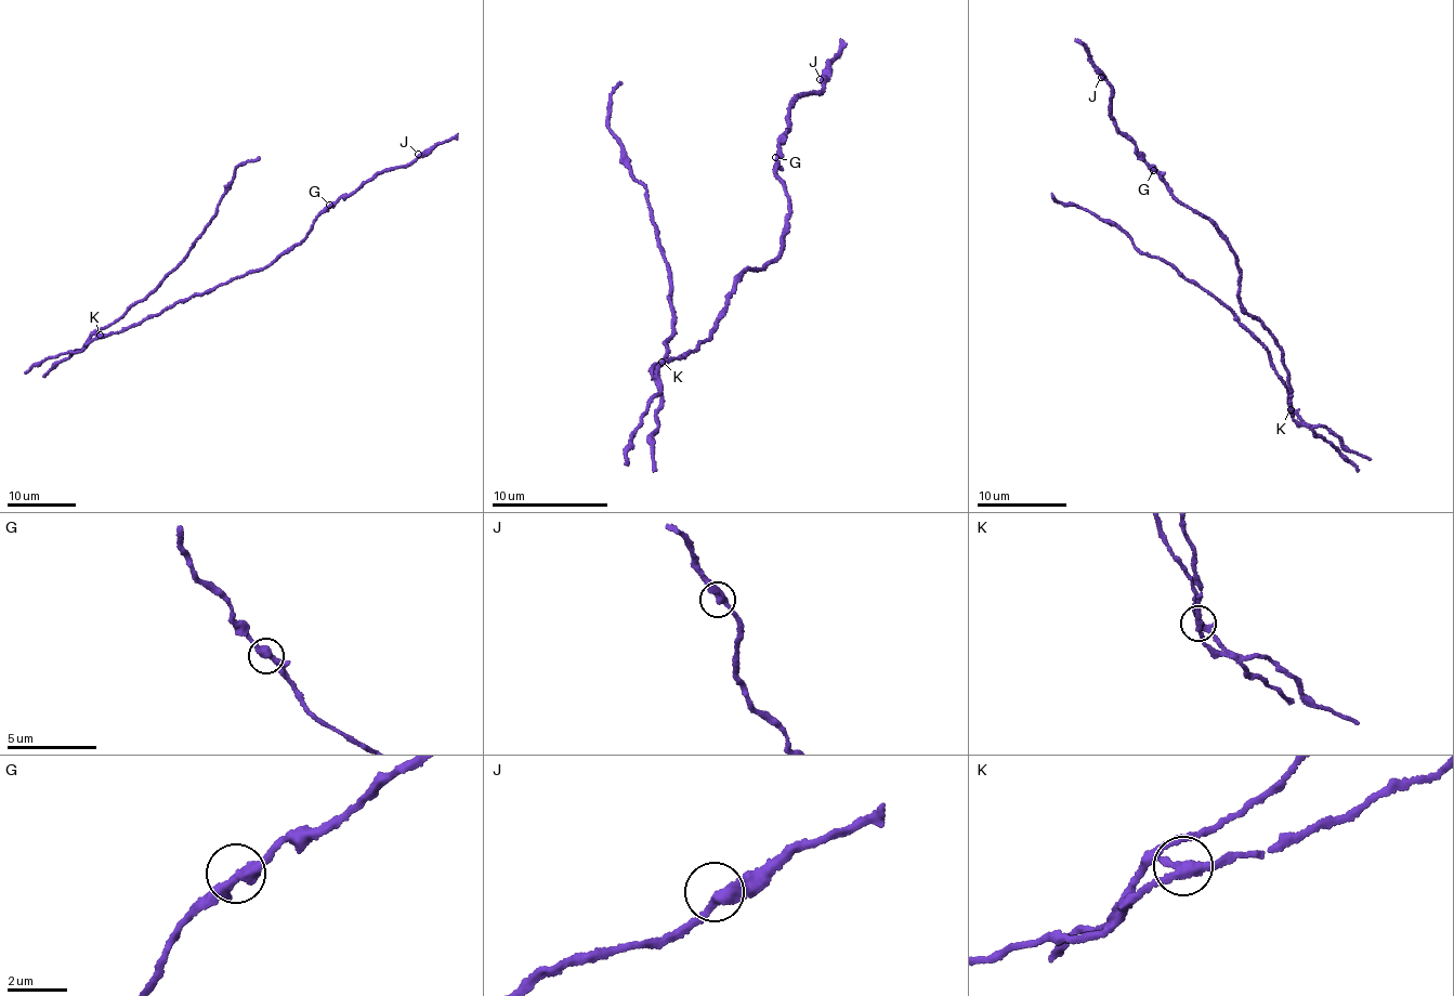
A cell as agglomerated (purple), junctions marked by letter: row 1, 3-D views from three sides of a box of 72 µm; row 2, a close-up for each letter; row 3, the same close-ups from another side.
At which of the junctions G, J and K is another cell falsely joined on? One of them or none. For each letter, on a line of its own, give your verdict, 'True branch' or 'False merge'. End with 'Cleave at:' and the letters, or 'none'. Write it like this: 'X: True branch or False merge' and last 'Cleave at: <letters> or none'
G: True branch
J: True branch
K: False merge
Cleave at: K

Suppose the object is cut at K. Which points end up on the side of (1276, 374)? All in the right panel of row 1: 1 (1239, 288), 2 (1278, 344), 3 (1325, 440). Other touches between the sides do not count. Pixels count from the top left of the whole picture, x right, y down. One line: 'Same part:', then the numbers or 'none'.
Same part: none

